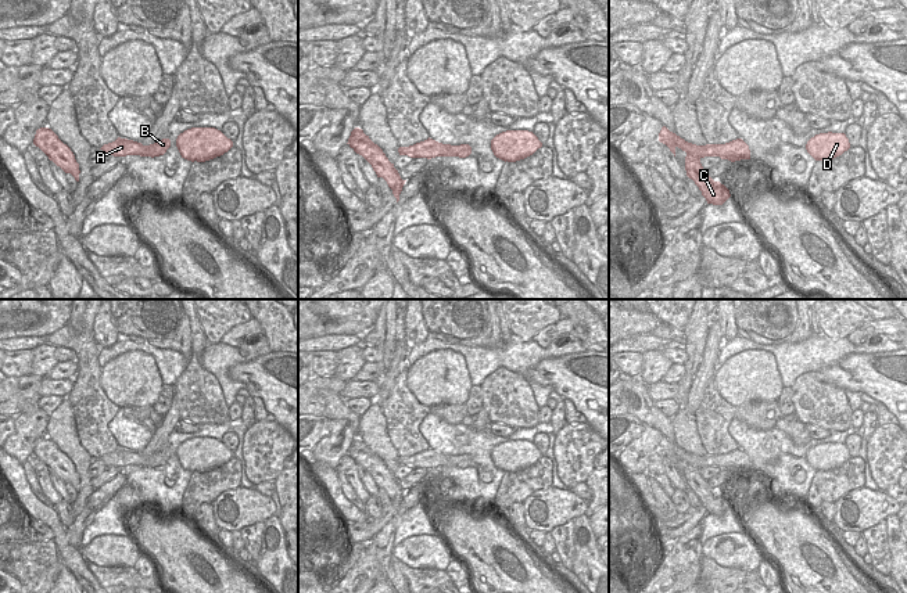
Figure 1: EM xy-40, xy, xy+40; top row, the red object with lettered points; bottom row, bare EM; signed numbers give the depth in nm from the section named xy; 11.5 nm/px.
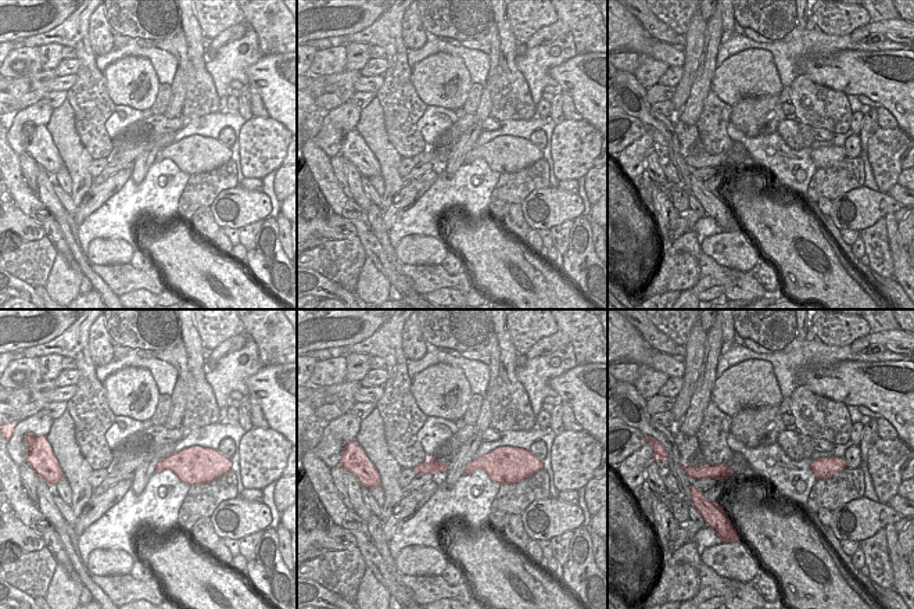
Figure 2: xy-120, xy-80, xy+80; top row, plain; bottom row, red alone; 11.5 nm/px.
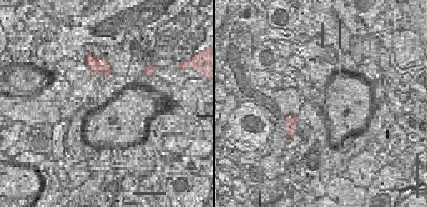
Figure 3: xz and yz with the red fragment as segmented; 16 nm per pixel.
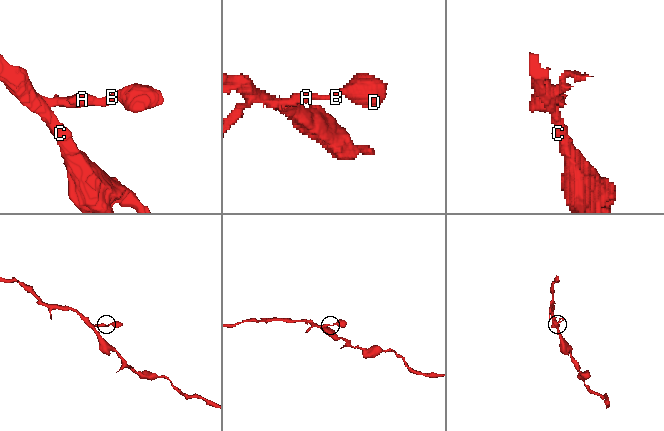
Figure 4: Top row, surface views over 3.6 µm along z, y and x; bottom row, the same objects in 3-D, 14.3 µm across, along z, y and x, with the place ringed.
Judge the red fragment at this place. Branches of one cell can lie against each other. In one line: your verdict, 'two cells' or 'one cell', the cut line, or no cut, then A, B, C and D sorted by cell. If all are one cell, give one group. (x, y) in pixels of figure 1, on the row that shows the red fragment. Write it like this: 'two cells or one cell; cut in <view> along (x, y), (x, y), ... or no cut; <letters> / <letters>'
two cells; cut in xy along (350, 136), (373, 143); A B D / C

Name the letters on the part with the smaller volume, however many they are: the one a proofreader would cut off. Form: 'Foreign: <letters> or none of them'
Foreign: A, B, D

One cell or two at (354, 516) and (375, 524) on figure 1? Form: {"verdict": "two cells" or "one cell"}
{"verdict": "two cells"}

